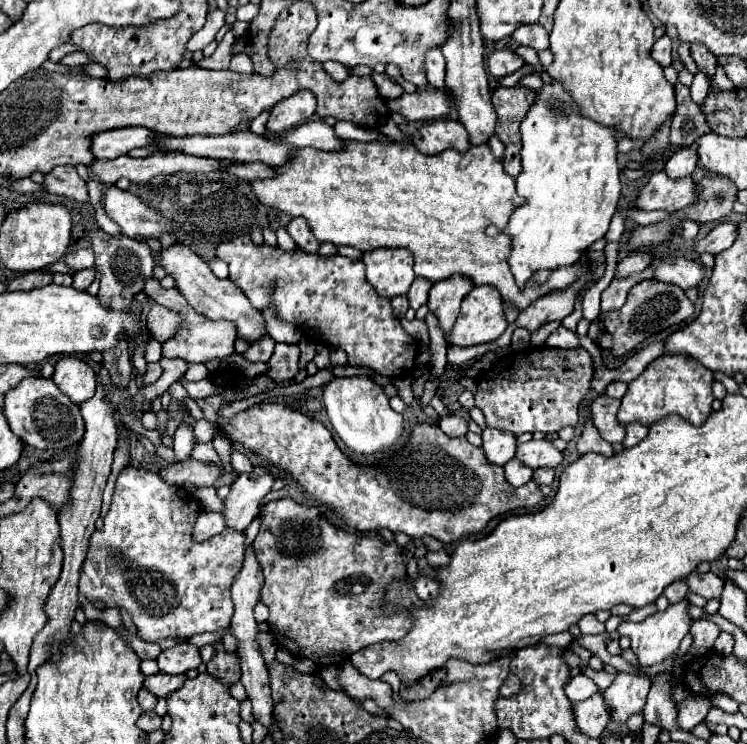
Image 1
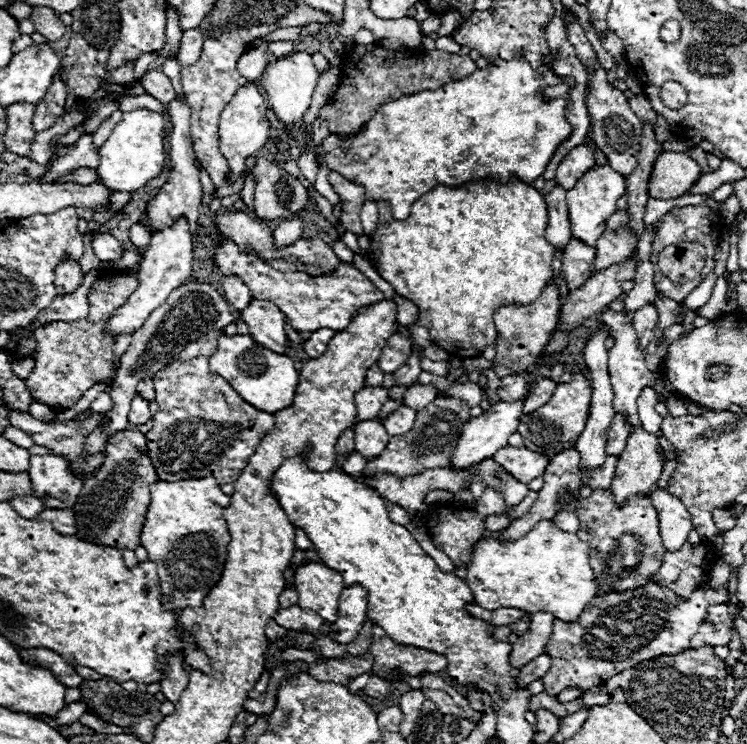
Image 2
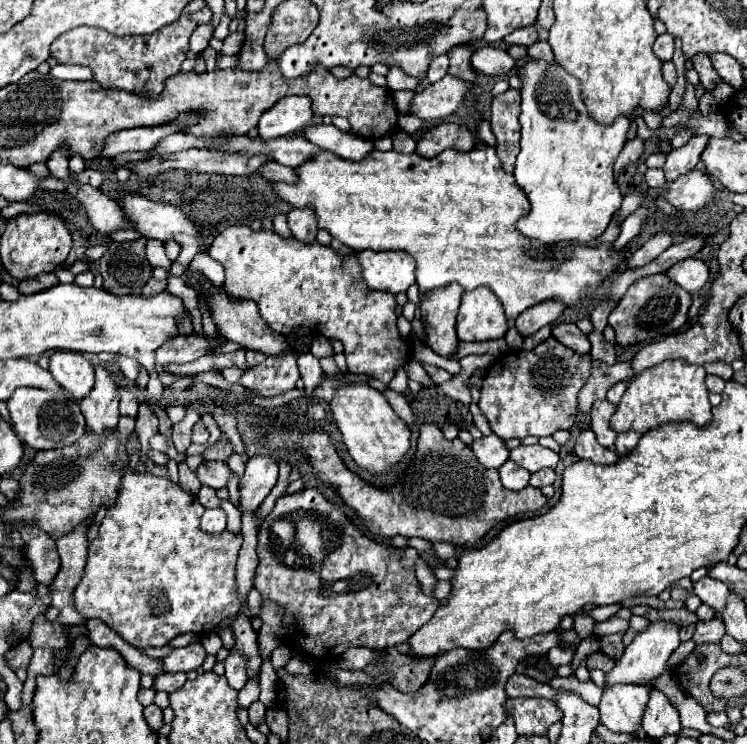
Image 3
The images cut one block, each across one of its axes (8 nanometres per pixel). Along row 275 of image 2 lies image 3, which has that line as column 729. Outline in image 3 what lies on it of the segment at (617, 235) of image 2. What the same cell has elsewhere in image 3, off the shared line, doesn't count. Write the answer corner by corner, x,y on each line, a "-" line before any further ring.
704,576
700,578
698,582
694,582
694,594
704,602
708,604
710,608
714,608
716,612
722,612
724,606
726,606
726,600
728,600
728,586
720,580
714,580
710,576

